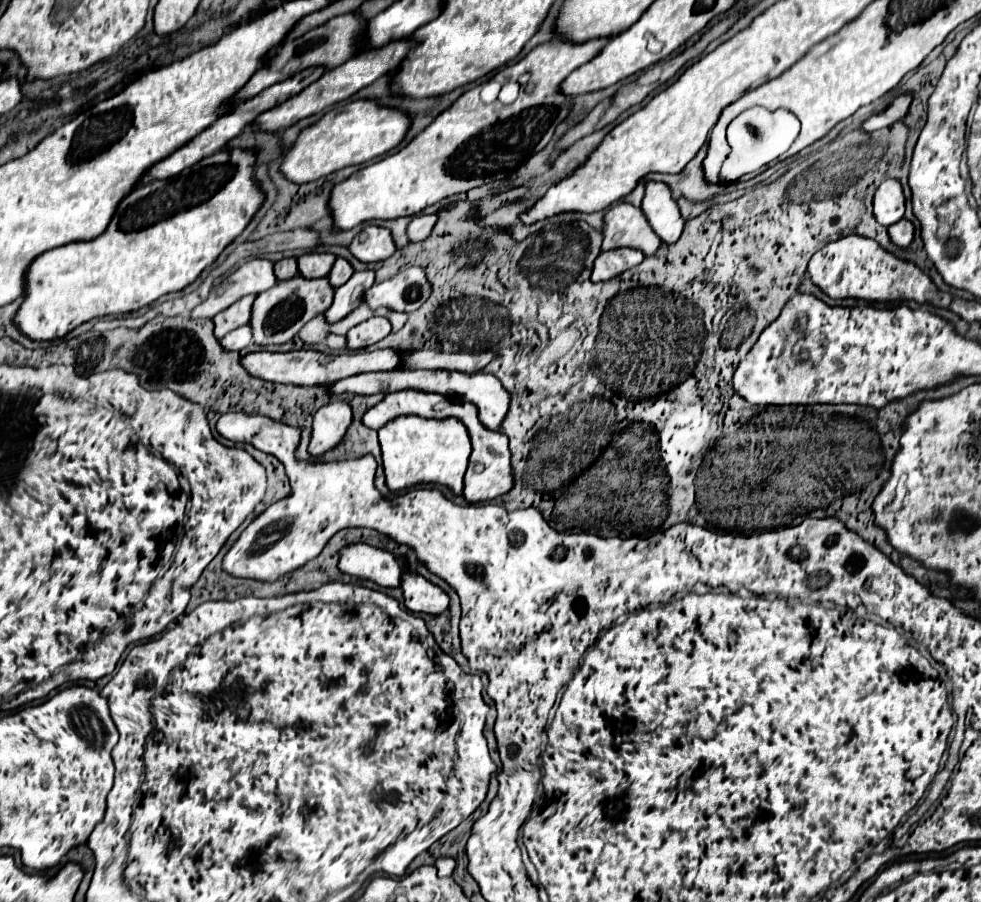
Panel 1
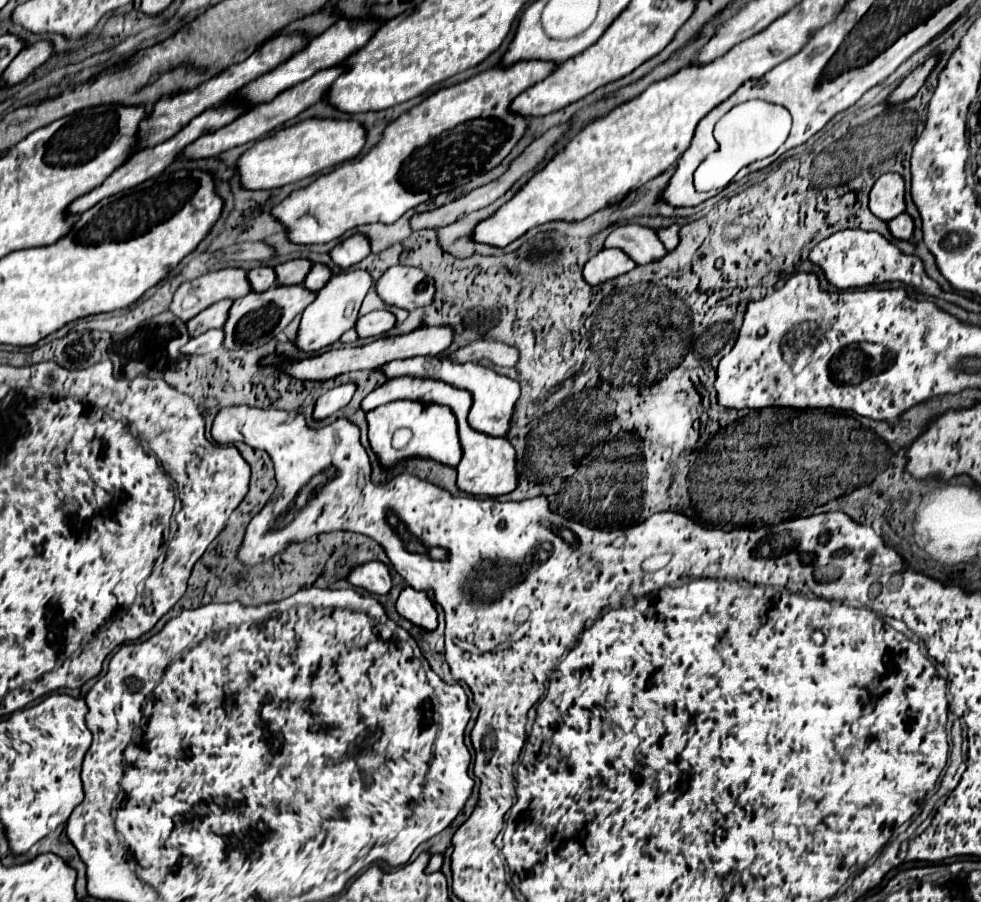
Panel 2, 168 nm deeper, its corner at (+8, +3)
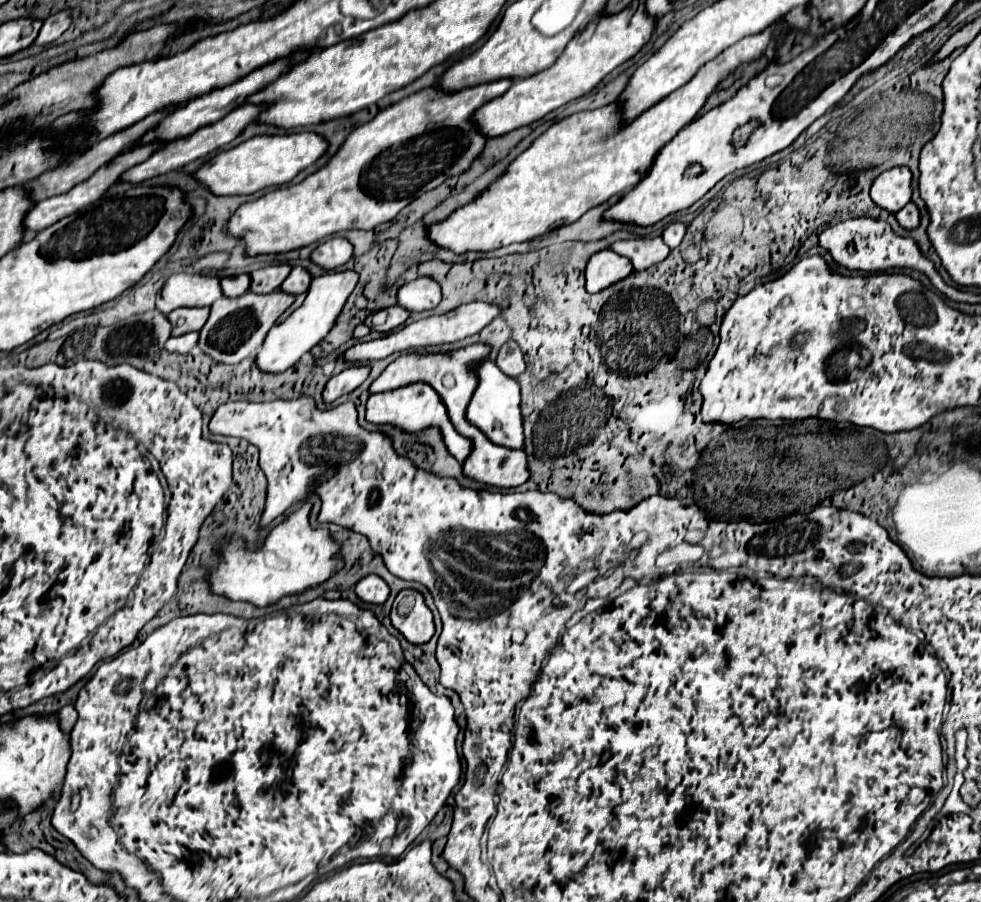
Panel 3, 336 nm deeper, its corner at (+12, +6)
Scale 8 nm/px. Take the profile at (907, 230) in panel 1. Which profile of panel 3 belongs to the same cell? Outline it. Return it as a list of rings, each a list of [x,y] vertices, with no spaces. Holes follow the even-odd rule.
[[[908,202],[906,208],[902,208],[900,212],[896,212],[896,218],[898,218],[898,222],[900,222],[906,230],[912,230],[912,228],[916,228],[916,226],[920,224],[920,210],[916,208],[914,202]]]

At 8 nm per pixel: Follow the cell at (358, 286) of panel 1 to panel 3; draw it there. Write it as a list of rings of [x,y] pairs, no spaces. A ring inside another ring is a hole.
[[[330,272],[330,274],[322,274],[322,276],[314,278],[302,306],[296,308],[284,322],[276,324],[266,334],[264,344],[258,350],[256,360],[254,360],[256,368],[270,372],[270,374],[280,374],[280,372],[292,368],[306,352],[310,352],[332,330],[332,326],[336,324],[336,318],[342,312],[344,302],[348,300],[356,282],[358,282],[356,272]]]

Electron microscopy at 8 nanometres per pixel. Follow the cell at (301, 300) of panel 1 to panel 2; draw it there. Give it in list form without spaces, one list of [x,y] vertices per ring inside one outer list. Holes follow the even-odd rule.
[[[276,285],[264,293],[248,293],[246,297],[240,297],[234,301],[228,321],[224,325],[226,331],[226,349],[256,349],[264,343],[272,341],[278,333],[284,331],[284,327],[302,313],[312,301],[316,299],[316,293],[306,289],[304,285]]]

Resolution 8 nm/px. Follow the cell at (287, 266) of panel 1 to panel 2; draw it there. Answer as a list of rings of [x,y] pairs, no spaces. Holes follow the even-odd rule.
[[[256,267],[256,269],[248,271],[248,279],[250,279],[254,291],[266,291],[266,289],[274,287],[278,277],[274,273],[274,267]]]

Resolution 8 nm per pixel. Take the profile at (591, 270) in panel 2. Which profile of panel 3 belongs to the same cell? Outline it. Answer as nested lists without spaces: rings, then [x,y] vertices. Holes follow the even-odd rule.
[[[612,250],[596,252],[586,266],[586,290],[602,292],[604,288],[624,280],[632,274],[632,262],[624,256],[614,254]]]

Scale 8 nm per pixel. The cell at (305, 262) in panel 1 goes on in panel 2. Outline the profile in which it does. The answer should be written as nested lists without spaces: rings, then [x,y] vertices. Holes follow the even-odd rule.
[[[294,259],[294,261],[286,261],[286,263],[274,267],[274,271],[278,275],[278,285],[304,283],[310,269],[312,269],[312,263],[308,259]]]

